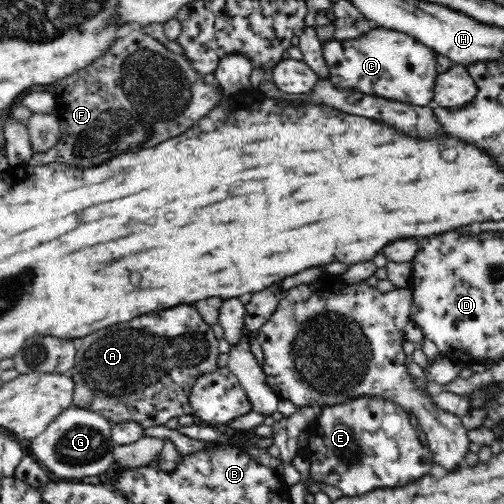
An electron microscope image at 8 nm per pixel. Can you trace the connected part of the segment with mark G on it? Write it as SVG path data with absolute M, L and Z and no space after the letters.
M72 405L62 412L46 430L26 444L29 455L56 480L81 479L100 475L115 463L113 450L117 444L111 437L111 422L100 412Z

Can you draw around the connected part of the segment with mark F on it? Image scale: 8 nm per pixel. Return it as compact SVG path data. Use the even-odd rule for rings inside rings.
M137 29L125 30L118 38L114 38L114 42L104 50L102 56L86 64L86 68L78 68L76 72L60 79L52 86L52 92L56 96L54 113L58 116L60 138L46 151L35 152L26 163L31 167L62 162L70 166L90 168L102 164L104 160L116 158L118 154L138 152L148 144L156 146L186 132L220 105L223 99L219 84L206 83L203 75L194 70L191 63L180 54L170 51L166 44Z

